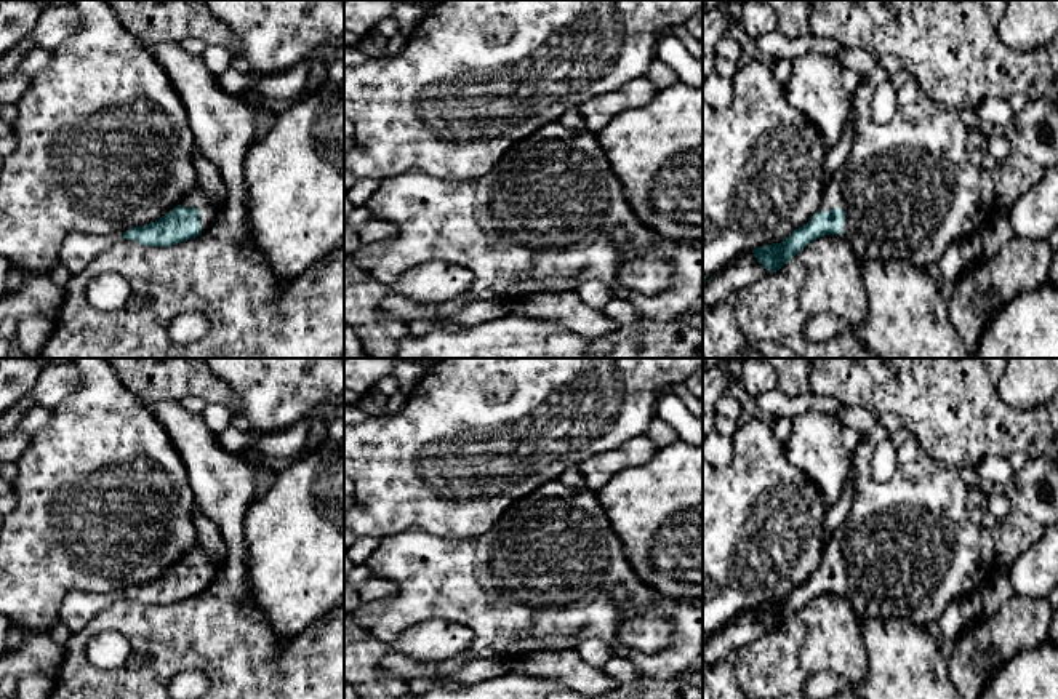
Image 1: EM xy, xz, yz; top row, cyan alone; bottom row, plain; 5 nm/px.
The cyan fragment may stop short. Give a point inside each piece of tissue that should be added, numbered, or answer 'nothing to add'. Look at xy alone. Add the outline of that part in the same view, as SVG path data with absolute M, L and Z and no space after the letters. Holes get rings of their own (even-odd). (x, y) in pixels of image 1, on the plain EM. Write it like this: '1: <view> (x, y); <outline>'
1: xy (208, 568); M200 542L179 563L184 566L195 565L200 569L202 590L213 582L219 571L216 561L205 552Z

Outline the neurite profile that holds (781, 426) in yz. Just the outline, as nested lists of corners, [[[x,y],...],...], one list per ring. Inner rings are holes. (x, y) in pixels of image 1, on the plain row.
[[[779,416],[779,417],[773,419],[771,429],[773,429],[775,435],[779,438],[779,441],[783,445],[786,445],[786,441],[789,440],[791,433],[792,433],[792,417]]]

